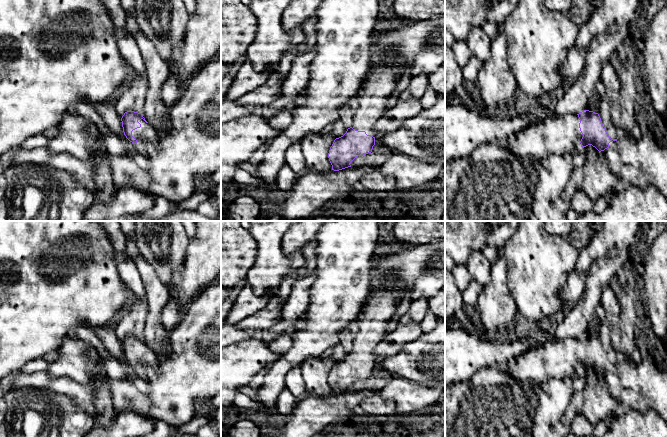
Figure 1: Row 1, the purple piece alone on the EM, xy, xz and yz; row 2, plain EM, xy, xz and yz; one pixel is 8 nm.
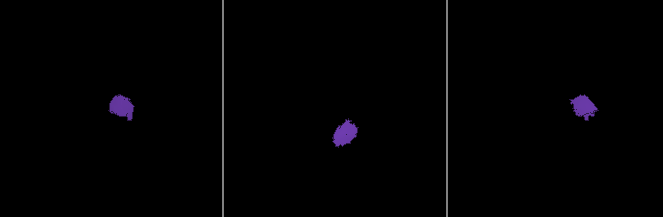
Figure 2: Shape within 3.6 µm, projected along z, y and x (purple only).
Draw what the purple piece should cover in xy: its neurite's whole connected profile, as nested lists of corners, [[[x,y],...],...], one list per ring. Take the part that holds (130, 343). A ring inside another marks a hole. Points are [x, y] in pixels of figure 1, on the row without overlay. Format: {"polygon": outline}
{"polygon": [[[127,335],[122,340],[121,345],[126,362],[136,368],[145,380],[144,369],[146,367],[158,368],[158,356],[145,344],[142,337]]]}

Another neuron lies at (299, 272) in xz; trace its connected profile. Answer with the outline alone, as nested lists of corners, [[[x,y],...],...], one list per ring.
[[[304,264],[300,268],[298,268],[296,270],[294,270],[293,272],[290,272],[289,274],[287,274],[284,279],[291,278],[291,277],[292,278],[301,277],[301,276],[303,276],[306,273],[307,269],[308,269],[307,265]]]

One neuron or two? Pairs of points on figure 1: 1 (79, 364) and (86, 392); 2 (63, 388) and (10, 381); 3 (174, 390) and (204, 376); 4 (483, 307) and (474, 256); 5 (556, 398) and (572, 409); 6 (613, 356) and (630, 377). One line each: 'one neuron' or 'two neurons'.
1: two neurons
2: one neuron
3: one neuron
4: two neurons
5: two neurons
6: two neurons

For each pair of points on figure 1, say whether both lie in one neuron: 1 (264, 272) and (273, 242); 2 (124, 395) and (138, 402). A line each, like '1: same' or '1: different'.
1: same
2: same

